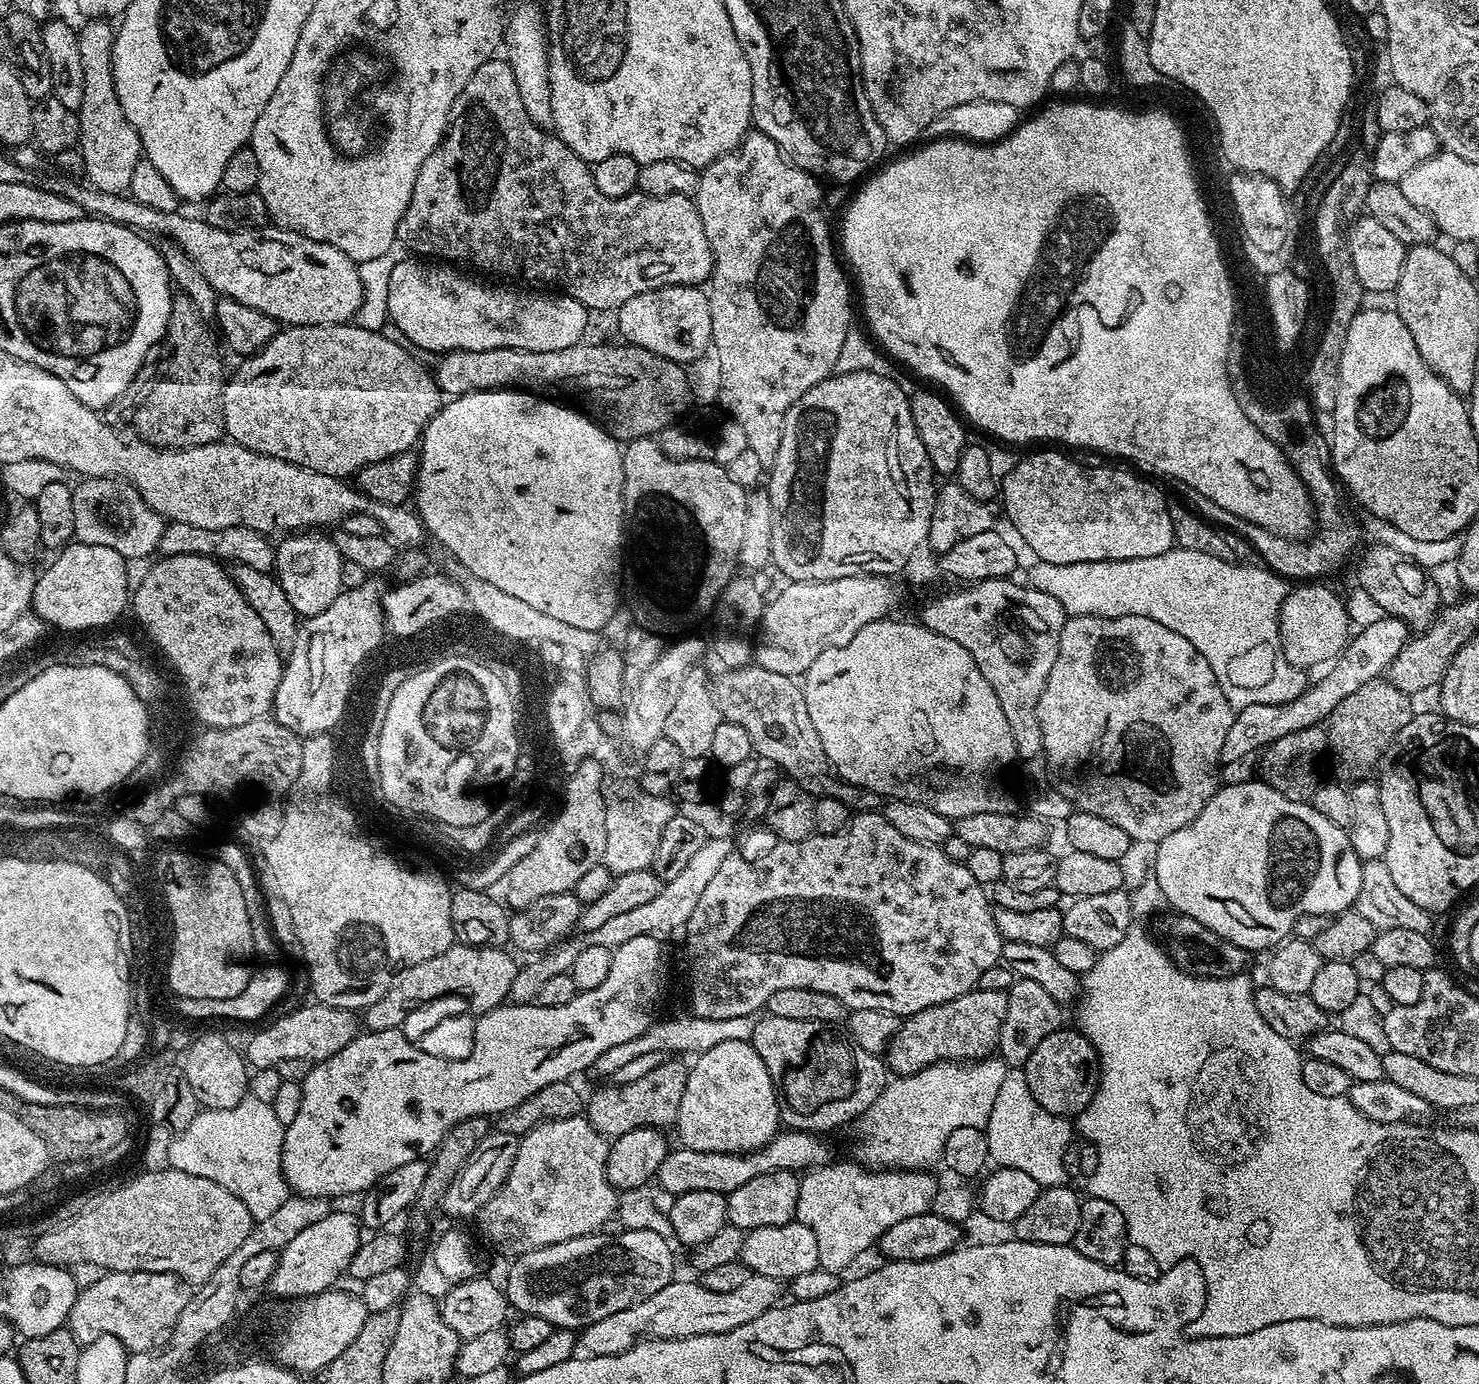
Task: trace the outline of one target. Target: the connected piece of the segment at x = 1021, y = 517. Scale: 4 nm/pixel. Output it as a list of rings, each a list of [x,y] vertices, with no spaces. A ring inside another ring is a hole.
[[[1052,450],[1056,452],[1032,452],[1029,456],[1024,456],[1020,461],[1017,462],[1016,465],[1013,466],[1012,469],[1009,470],[1008,473],[1003,473],[1002,476],[1002,500],[1004,496],[1004,512],[1008,515],[1008,520],[1010,523],[1016,527],[1016,532],[1018,535],[1024,539],[1024,544],[1029,548],[1030,551],[1036,555],[1035,559],[1037,561],[1045,560],[1046,562],[1054,562],[1055,564],[1073,564],[1074,562],[1102,562],[1103,560],[1137,560],[1138,558],[1154,558],[1155,556],[1161,556],[1162,554],[1166,554],[1167,552],[1172,551],[1174,547],[1174,526],[1170,522],[1170,510],[1168,509],[1168,505],[1170,503],[1169,497],[1166,498],[1160,493],[1160,488],[1153,482],[1151,479],[1145,478],[1143,475],[1137,474],[1135,471],[1132,472],[1123,472],[1120,468],[1087,468],[1084,464],[1079,464],[1076,460],[1071,460],[1068,456],[1063,456],[1063,451],[1060,450]]]

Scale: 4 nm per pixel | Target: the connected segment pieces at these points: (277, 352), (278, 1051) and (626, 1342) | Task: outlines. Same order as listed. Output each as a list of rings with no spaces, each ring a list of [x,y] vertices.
[[[356,322],[347,324],[302,324],[288,326],[277,331],[275,338],[261,352],[241,359],[239,361],[240,365],[236,368],[236,373],[233,376],[231,373],[227,377],[224,386],[224,401],[222,402],[224,430],[227,439],[263,456],[285,460],[291,464],[309,468],[311,472],[317,472],[318,474],[330,474],[341,478],[351,477],[360,469],[366,467],[367,464],[382,462],[399,452],[415,449],[419,445],[420,437],[424,434],[424,427],[434,418],[434,414],[438,414],[438,410],[445,403],[446,397],[436,384],[435,375],[429,369],[427,372],[407,352],[409,349],[399,339],[396,340],[391,340],[390,337],[383,336],[380,332],[371,332],[368,328],[359,328]]]
[[[311,1002],[305,1008],[296,1008],[285,1016],[277,1018],[273,1024],[265,1023],[261,1032],[256,1032],[248,1040],[246,1060],[253,1069],[284,1066],[287,1060],[308,1060],[319,1062],[338,1054],[342,1046],[340,1040],[341,1009]]]
[[[673,1278],[658,1290],[658,1294],[650,1294],[650,1298],[642,1298],[642,1302],[634,1306],[626,1306],[626,1310],[618,1310],[618,1314],[609,1314],[607,1318],[586,1325],[579,1333],[579,1351],[586,1356],[609,1356],[630,1350],[642,1340],[677,1340],[738,1330],[738,1326],[746,1326],[754,1315],[753,1290],[752,1280],[727,1294],[718,1294],[718,1290],[706,1290],[699,1279]]]

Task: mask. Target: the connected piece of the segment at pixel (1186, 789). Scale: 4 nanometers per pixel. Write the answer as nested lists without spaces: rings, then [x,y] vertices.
[[[1068,616],[1062,626],[1062,634],[1058,642],[1058,656],[1050,666],[1046,686],[1042,686],[1042,694],[1038,698],[1036,717],[1038,726],[1042,726],[1043,755],[1048,756],[1048,764],[1060,775],[1062,791],[1072,799],[1079,811],[1098,814],[1107,818],[1116,826],[1126,830],[1126,834],[1134,842],[1140,840],[1149,846],[1155,846],[1174,830],[1182,830],[1210,802],[1216,789],[1221,787],[1220,770],[1222,761],[1220,754],[1230,732],[1234,709],[1232,703],[1222,694],[1222,686],[1218,686],[1218,678],[1214,678],[1214,670],[1210,670],[1210,662],[1202,658],[1202,654],[1182,634],[1170,630],[1170,626],[1162,626],[1162,622],[1154,622],[1154,618],[1145,616]]]

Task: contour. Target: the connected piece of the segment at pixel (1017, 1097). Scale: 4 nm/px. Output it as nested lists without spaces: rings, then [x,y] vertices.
[[[1009,1068],[1006,1078],[1002,1078],[1002,1086],[998,1089],[998,1099],[994,1101],[994,1110],[990,1110],[987,1126],[988,1154],[996,1168],[1035,1169],[1036,1136],[1052,1136],[1057,1157],[1065,1153],[1066,1146],[1073,1143],[1074,1128],[1063,1116],[1050,1114],[1030,1094],[1030,1086],[1026,1082],[1023,1068]]]

